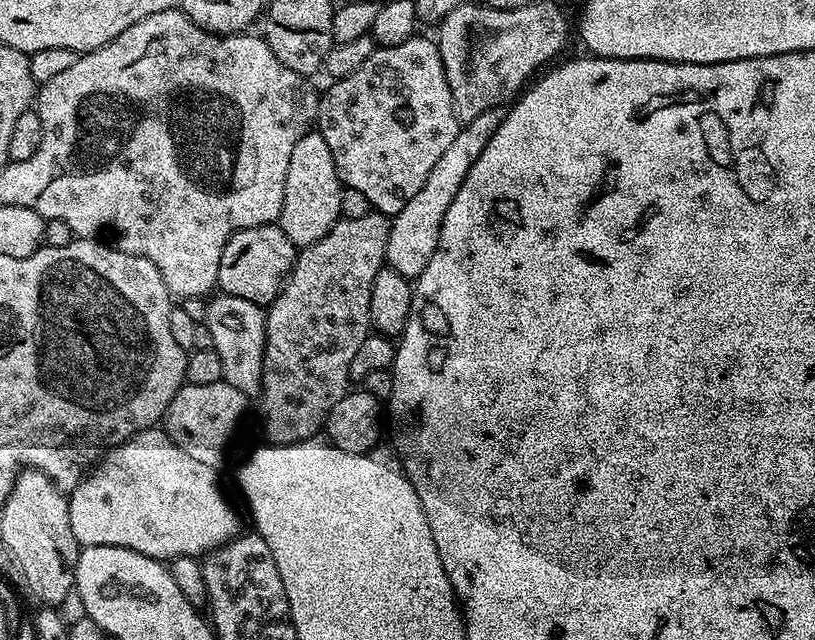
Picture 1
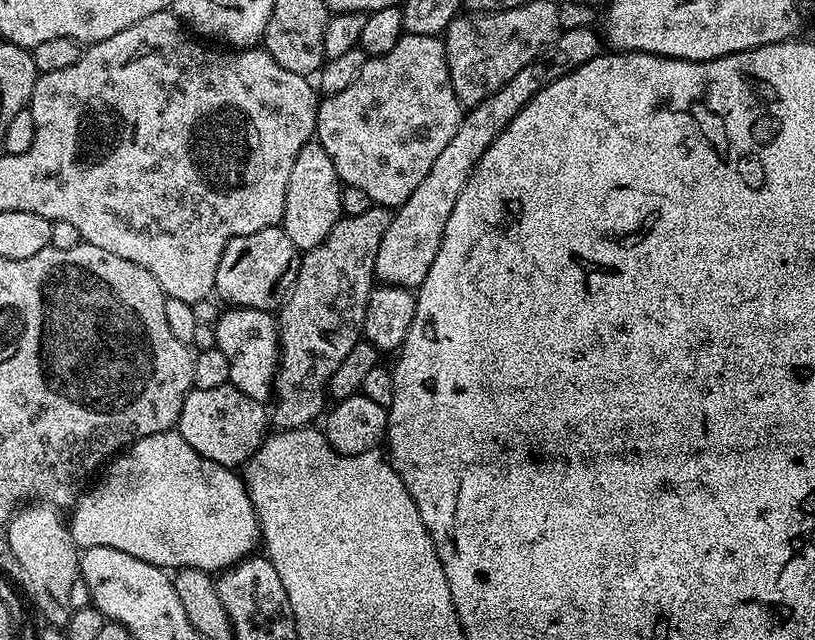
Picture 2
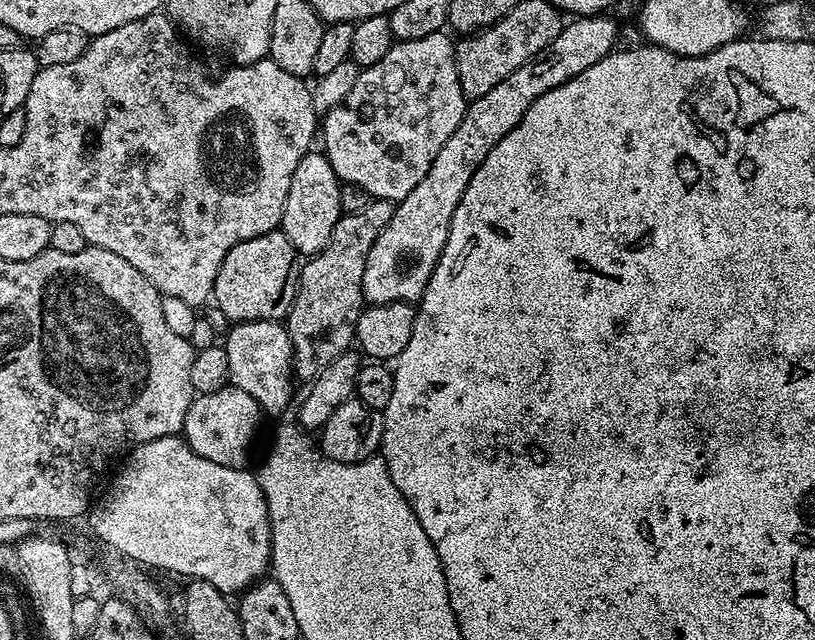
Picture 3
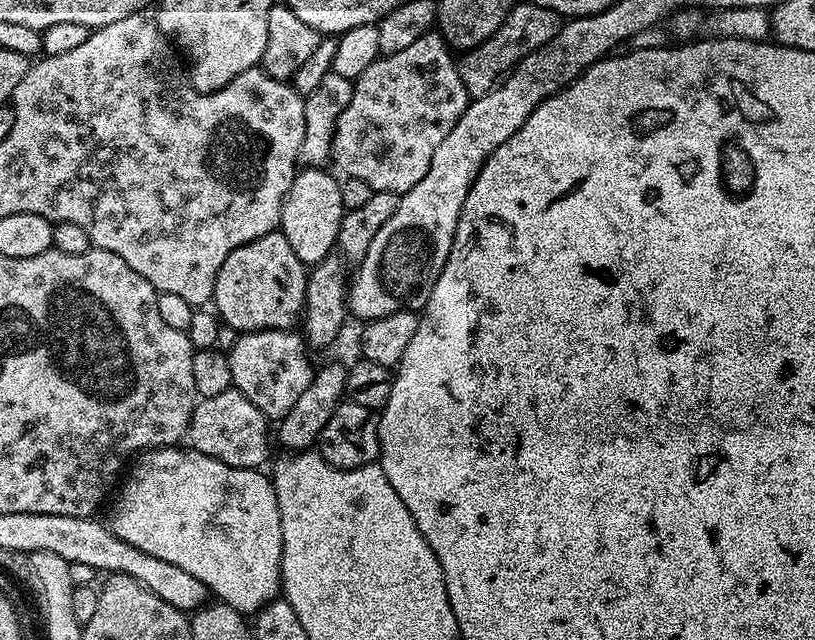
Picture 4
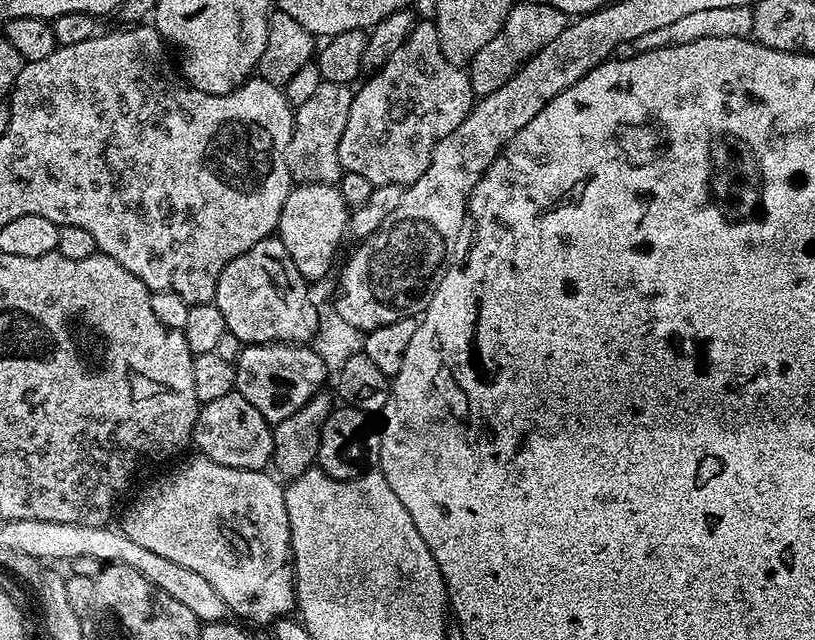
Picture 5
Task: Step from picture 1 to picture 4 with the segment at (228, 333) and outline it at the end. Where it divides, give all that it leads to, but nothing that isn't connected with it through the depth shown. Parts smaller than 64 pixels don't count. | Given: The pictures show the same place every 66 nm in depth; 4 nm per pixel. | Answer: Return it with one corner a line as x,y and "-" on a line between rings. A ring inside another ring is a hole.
262,330
237,335
234,346
228,351
232,387
239,390
269,421
279,422
298,402
298,397
310,386
314,363
308,357
309,345
299,331

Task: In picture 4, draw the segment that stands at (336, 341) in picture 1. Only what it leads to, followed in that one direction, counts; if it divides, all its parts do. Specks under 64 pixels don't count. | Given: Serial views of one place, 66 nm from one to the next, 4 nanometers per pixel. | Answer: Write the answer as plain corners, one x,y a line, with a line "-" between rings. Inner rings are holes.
373,192
372,197
358,210
345,211
342,222
338,226
336,246
321,264
311,265
308,272
308,285
302,313
302,335
313,349
324,348
336,340
340,327
344,324
344,316
348,311
348,285
359,268
362,258
366,258
366,250
370,250
370,242
374,242
374,234
386,226
390,214
398,210
400,196
394,192

